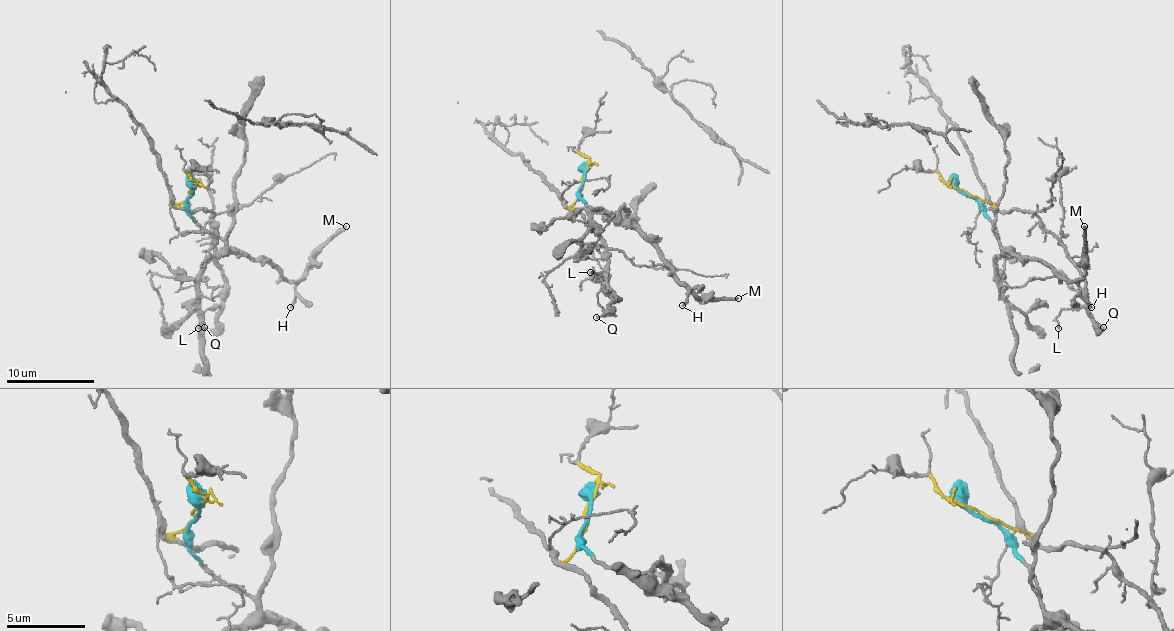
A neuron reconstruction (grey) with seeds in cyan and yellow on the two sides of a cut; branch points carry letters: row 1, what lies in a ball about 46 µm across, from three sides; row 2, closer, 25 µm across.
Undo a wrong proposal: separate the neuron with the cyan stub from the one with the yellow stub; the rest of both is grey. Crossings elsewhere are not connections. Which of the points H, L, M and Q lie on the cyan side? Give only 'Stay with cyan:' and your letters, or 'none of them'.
Stay with cyan: H, M

